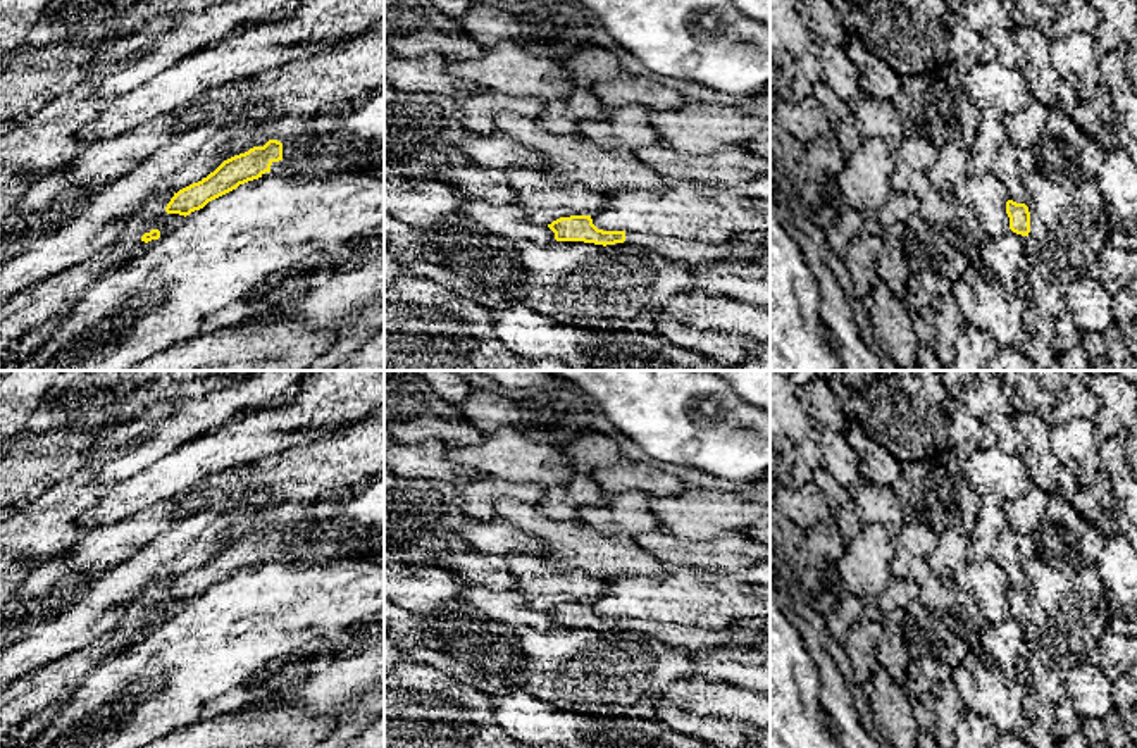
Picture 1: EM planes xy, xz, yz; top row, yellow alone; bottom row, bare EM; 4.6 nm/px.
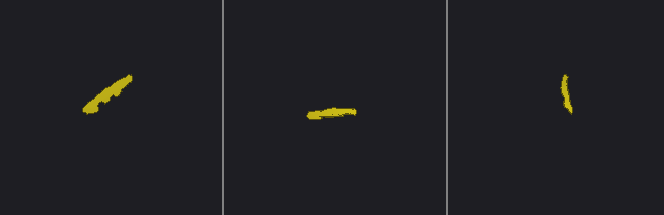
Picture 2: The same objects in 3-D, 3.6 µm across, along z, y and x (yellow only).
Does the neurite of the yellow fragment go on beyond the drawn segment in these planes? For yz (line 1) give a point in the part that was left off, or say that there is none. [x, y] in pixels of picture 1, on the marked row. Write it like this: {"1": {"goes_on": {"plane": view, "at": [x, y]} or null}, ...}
{"1": {"goes_on": null}}

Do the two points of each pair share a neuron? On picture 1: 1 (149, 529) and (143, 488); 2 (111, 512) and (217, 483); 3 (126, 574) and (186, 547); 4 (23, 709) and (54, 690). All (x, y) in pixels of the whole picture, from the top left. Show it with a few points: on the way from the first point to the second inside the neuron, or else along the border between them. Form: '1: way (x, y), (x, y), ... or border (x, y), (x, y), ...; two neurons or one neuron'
1: border (171, 498), (150, 504), (107, 524); two neurons
2: border (221, 473), (207, 476), (173, 500); two neurons
3: way (142, 571), (171, 554); one neuron
4: way (30, 709), (47, 695); one neuron

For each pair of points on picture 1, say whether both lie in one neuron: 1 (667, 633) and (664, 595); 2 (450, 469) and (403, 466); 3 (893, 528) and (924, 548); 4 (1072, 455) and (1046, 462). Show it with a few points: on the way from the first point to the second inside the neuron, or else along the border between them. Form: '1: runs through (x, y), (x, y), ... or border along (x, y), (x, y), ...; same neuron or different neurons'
1: border along (626, 616), (684, 623), (705, 629); different neurons
2: runs through (438, 466), (416, 466); same neuron
3: border along (905, 521), (896, 540); different neurons
4: border along (1048, 428), (1051, 452), (1063, 466); different neurons

